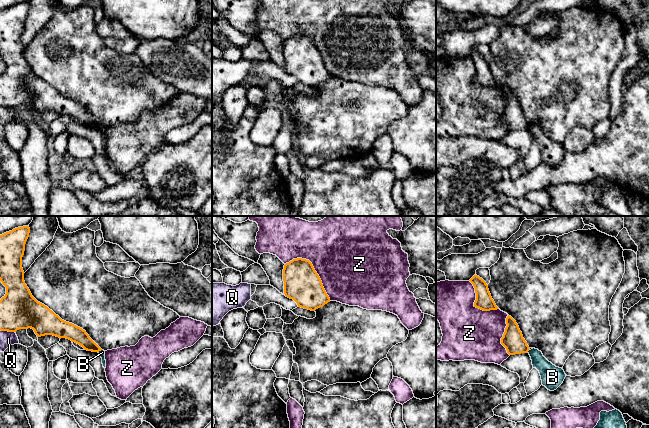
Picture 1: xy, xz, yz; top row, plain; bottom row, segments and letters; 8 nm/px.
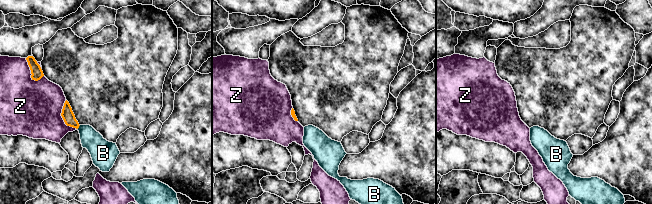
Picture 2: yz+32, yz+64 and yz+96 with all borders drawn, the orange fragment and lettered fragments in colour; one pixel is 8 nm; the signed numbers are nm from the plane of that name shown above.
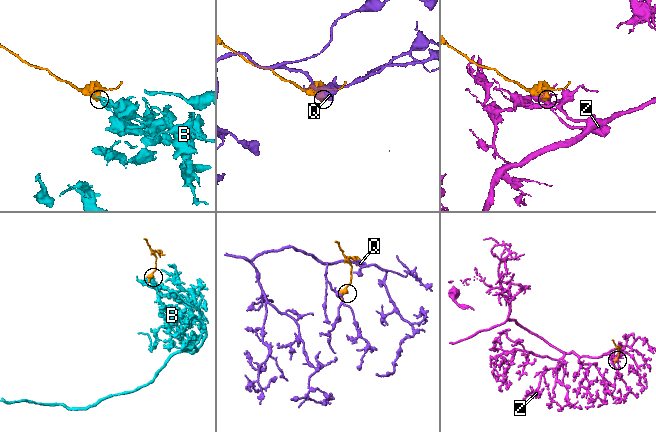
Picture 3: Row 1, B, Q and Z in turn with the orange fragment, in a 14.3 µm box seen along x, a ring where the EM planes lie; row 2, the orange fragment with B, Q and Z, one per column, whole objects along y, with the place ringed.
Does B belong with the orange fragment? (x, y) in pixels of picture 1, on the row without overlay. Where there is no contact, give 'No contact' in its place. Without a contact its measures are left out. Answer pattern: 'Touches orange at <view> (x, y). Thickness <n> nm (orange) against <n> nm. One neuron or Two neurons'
Touches orange at xy (99, 126). Thickness 130 nm (orange) against 50 nm. Two neurons

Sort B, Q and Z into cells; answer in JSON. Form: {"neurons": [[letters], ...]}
{"neurons": [["B"], ["Q"], ["Z"]]}

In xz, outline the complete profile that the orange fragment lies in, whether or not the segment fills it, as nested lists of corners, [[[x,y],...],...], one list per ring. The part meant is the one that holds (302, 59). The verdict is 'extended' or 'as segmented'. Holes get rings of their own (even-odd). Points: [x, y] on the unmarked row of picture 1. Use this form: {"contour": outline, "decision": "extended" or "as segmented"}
{"contour": [[[297,34],[284,41],[283,45],[284,70],[293,75],[298,83],[315,87],[330,78],[322,57],[309,36]]], "decision": "as segmented"}

